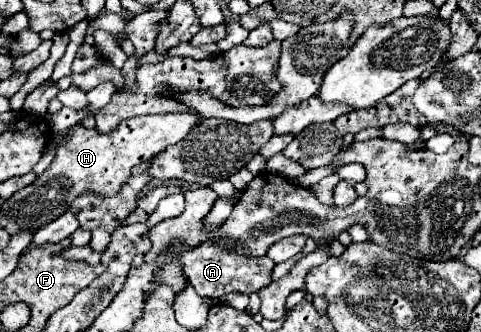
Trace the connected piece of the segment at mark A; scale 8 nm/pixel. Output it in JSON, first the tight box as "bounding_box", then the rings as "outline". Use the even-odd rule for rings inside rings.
{"bounding_box":[182,240,276,298],"outline":[[[210,240],[210,244],[202,244],[186,254],[182,254],[184,274],[200,296],[220,298],[230,292],[252,294],[252,292],[266,288],[272,282],[272,270],[276,264],[268,256],[244,258],[244,256],[238,256],[236,252],[226,250],[226,244],[230,244],[230,242],[228,240]]]}

